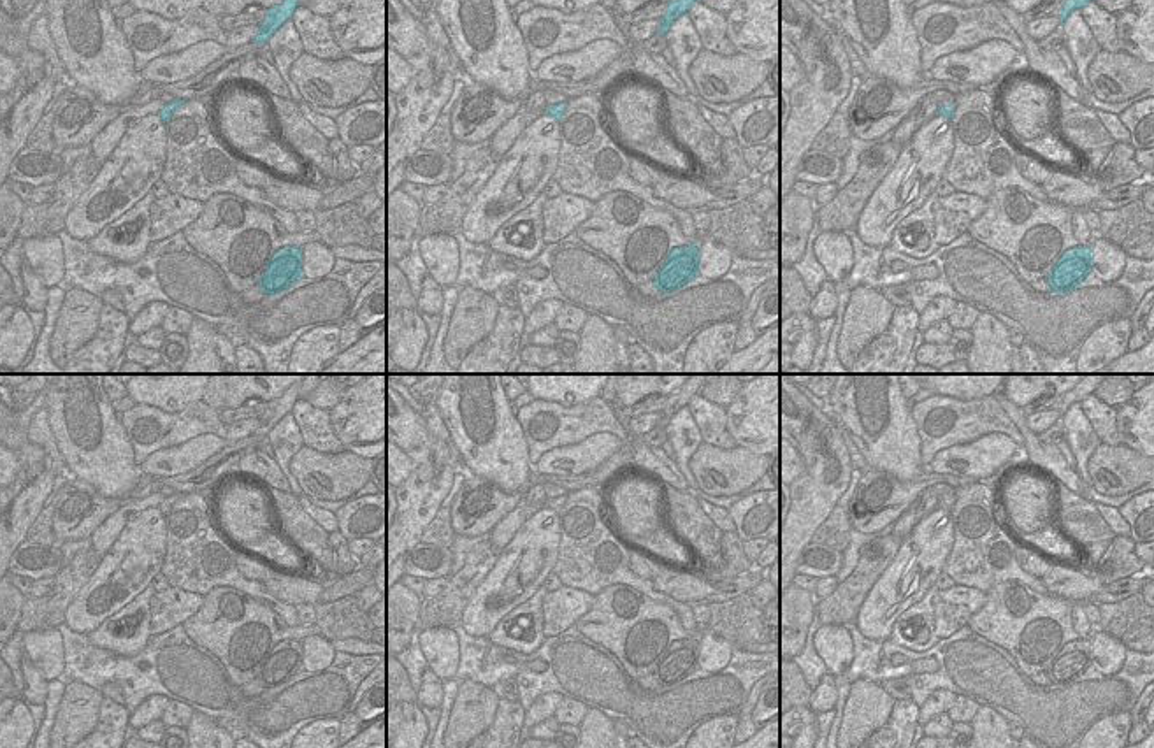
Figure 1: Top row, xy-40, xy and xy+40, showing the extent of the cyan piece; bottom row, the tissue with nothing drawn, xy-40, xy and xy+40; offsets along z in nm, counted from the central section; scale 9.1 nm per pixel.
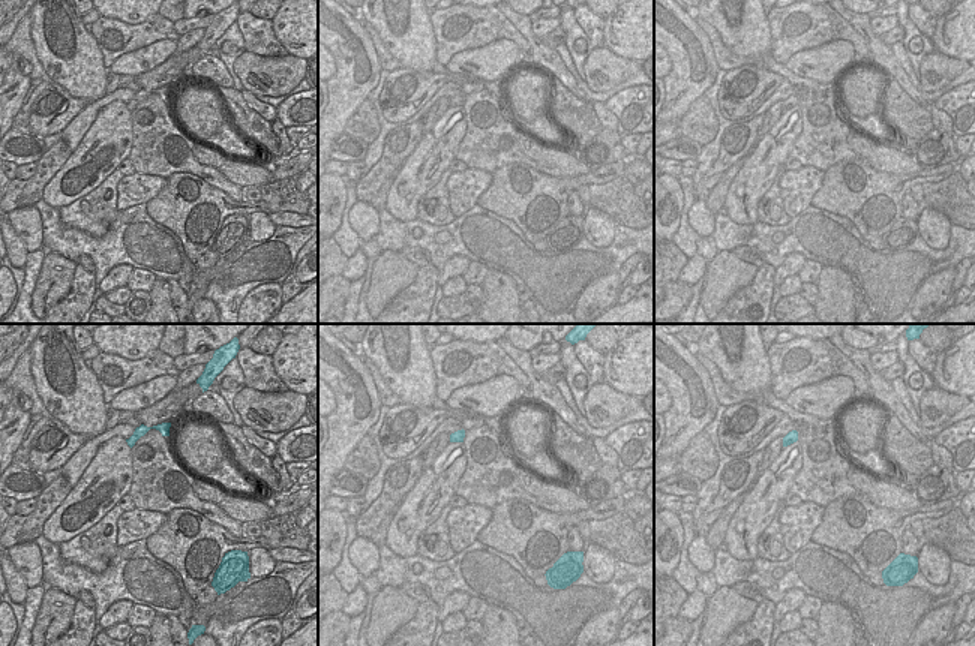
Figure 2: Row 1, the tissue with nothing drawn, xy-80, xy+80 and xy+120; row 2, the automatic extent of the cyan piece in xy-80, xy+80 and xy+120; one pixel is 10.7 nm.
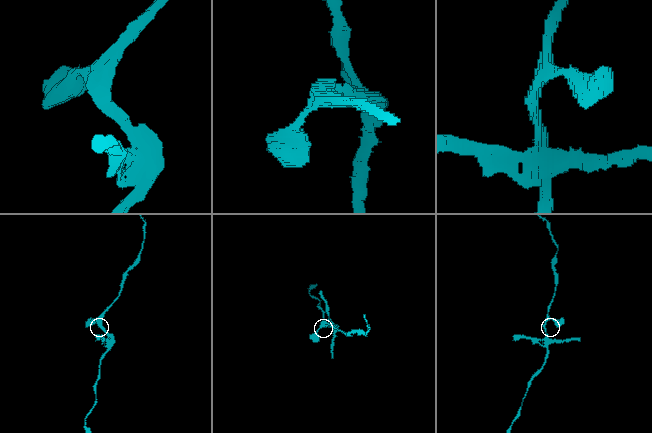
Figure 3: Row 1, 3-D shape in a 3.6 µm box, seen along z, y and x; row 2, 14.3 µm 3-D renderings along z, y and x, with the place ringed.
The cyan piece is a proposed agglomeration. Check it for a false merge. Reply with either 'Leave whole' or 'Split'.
Split.

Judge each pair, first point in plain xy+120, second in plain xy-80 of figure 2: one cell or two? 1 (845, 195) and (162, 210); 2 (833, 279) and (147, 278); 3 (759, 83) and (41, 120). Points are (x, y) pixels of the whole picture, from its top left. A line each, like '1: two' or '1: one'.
1: one
2: two
3: one

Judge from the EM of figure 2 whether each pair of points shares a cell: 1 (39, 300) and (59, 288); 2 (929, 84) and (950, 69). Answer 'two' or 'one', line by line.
1: one
2: one

